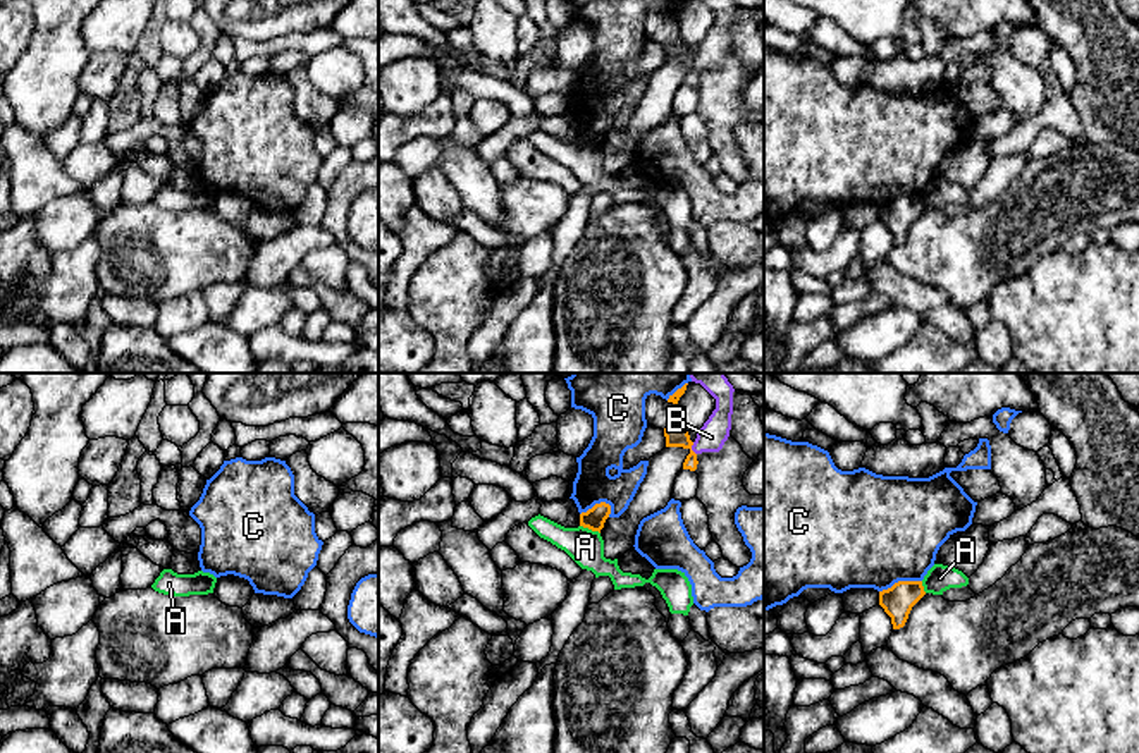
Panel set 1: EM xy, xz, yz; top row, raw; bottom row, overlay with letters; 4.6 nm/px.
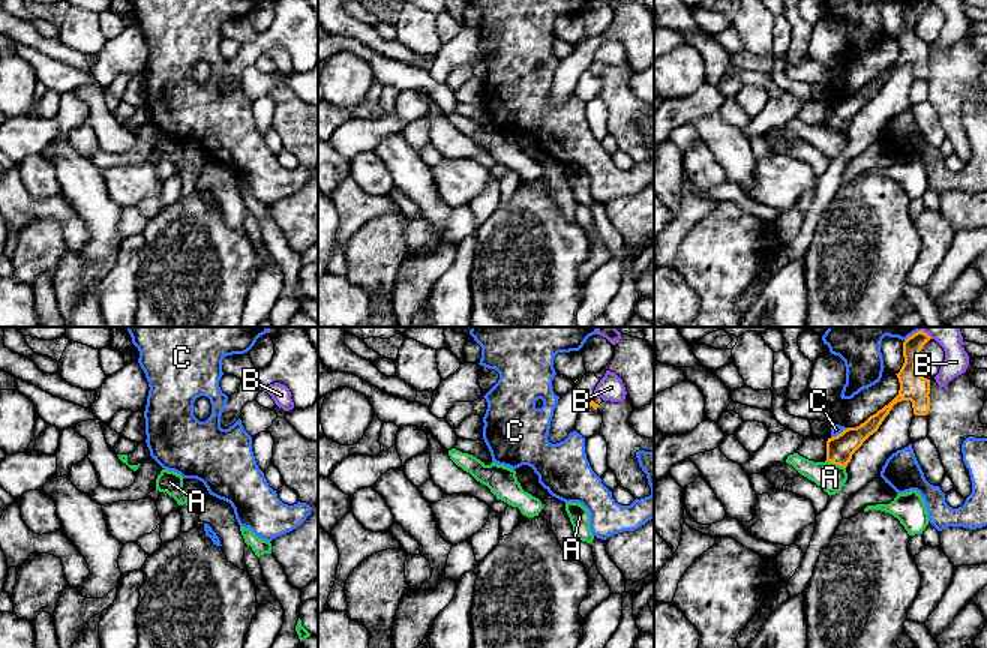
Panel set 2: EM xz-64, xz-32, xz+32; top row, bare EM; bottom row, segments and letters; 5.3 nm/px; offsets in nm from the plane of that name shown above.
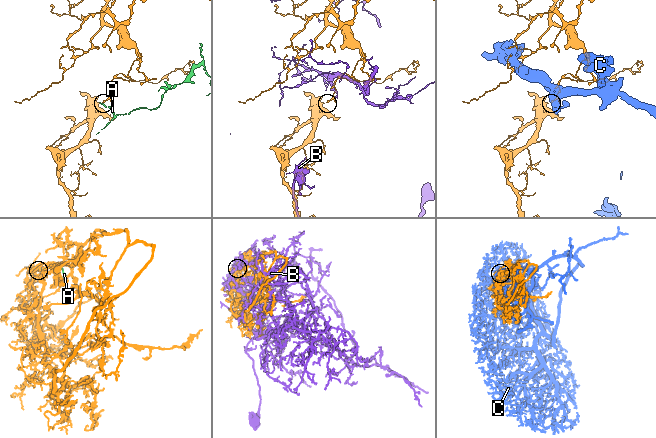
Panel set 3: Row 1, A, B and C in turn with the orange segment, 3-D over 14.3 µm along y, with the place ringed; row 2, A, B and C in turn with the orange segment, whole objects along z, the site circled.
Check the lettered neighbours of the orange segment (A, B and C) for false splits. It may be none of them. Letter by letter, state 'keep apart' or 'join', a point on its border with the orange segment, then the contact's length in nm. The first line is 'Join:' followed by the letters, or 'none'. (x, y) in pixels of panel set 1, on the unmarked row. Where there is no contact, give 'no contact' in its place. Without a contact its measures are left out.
Join: none
A: keep apart | xz (591, 143) | 100 nm
B: keep apart | xz (690, 64) | 70 nm
C: keep apart | yz (900, 196) | 200 nm

